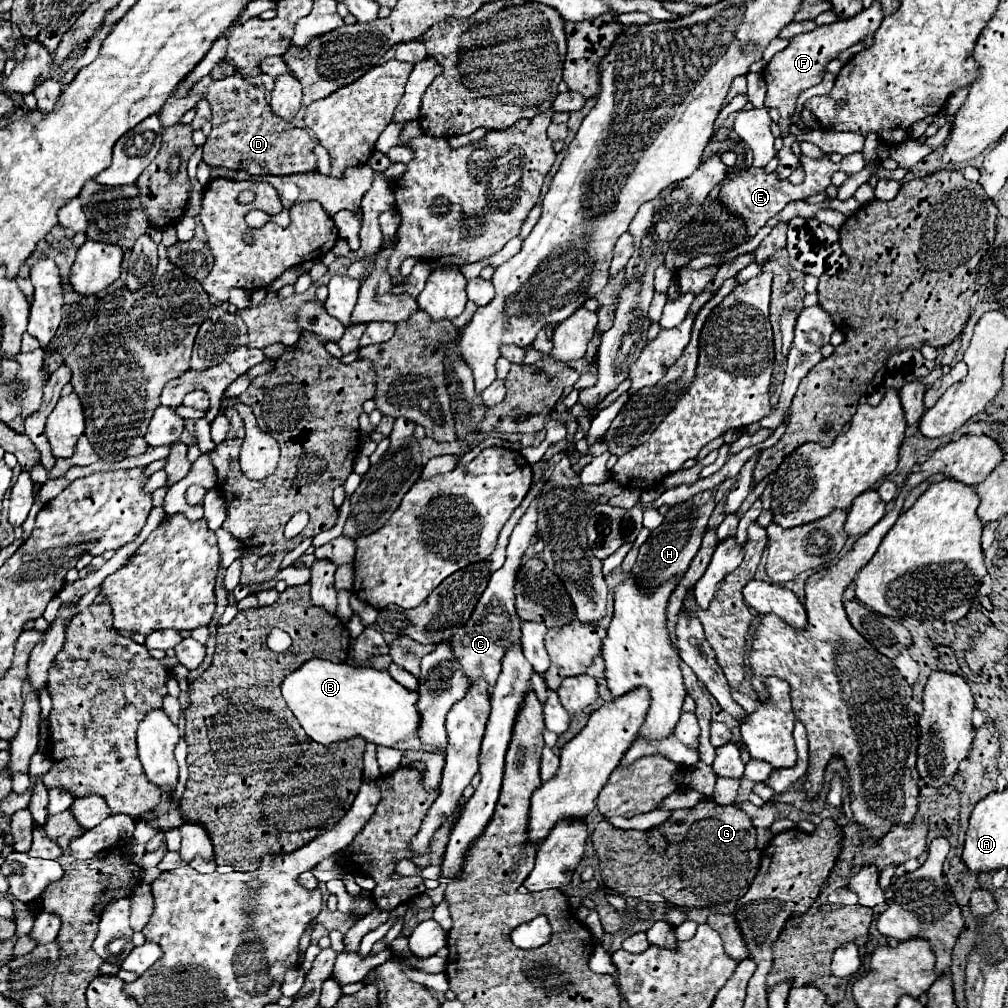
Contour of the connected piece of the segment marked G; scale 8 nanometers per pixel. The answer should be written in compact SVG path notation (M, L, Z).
M704 800L690 810L674 810L660 826L660 832L668 840L668 852L662 854L646 844L648 832L618 830L602 820L592 832L592 842L600 860L604 886L628 898L658 892L670 904L688 910L734 902L750 888L758 872L760 852L756 850L752 820L738 806L720 806Z

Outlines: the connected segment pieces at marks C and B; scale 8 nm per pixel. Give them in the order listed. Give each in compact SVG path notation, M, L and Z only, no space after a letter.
M534 500L530 504L530 508L524 512L524 516L518 520L518 524L514 526L512 534L510 534L510 542L506 548L506 562L504 566L488 580L486 590L482 592L470 620L458 628L458 632L450 638L450 646L454 648L456 658L460 660L466 676L474 682L478 678L484 678L490 686L496 684L496 678L500 674L500 662L504 652L520 640L520 618L516 614L514 608L514 582L516 582L516 574L522 566L522 556L526 554L526 548L532 544L534 536L538 534L536 528L536 512L538 512L538 500Z
M312 658L284 678L282 696L308 738L318 744L328 746L360 736L376 746L388 746L402 752L440 750L440 746L424 746L420 738L416 738L420 726L420 712L416 708L418 692L406 690L386 670L354 668Z

